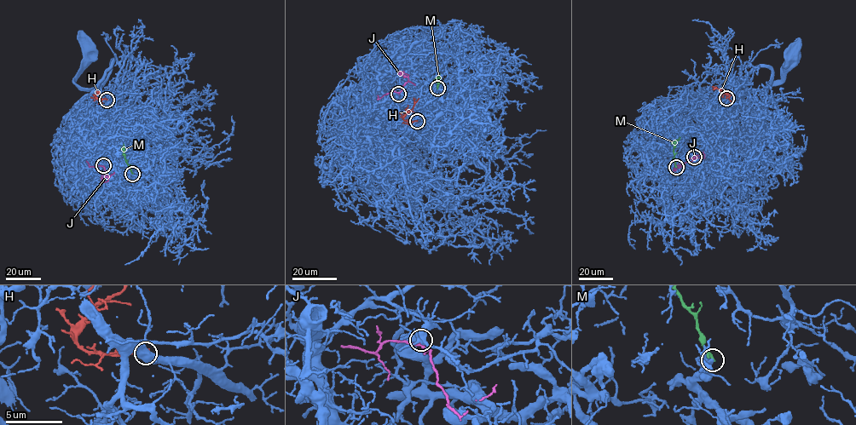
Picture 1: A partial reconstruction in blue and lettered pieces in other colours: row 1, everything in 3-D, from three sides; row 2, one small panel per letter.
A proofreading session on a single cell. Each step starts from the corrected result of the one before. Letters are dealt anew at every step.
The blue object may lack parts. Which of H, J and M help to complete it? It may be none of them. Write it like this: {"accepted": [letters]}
{"accepted": ["H"]}

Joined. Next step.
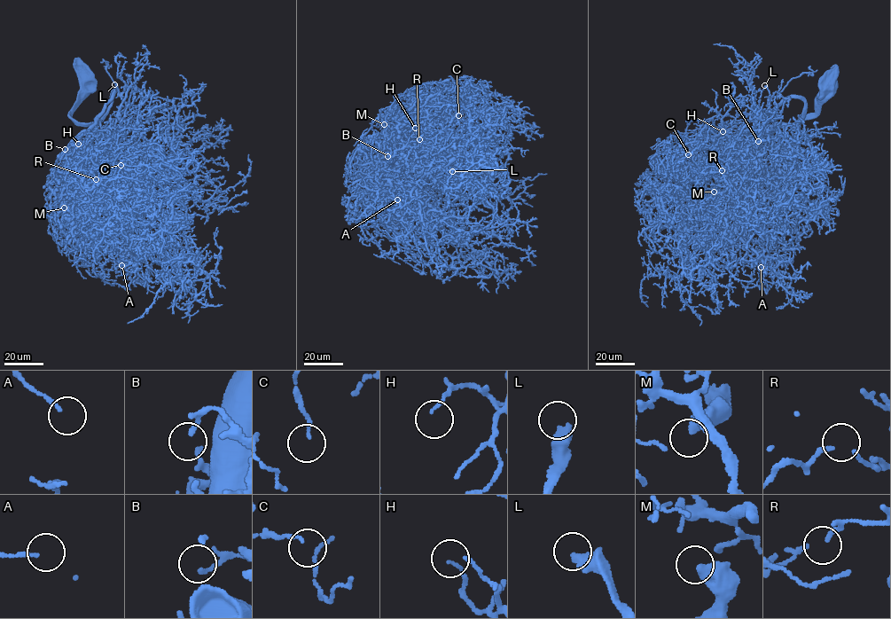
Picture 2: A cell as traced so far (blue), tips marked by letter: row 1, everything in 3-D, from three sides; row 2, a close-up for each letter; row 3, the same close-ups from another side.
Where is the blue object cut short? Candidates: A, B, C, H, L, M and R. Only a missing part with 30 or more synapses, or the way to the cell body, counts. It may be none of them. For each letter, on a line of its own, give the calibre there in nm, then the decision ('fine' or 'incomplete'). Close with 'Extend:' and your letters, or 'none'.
A: calibre 130 nm; fine
B: calibre 100 nm; fine
C: calibre 120 nm; incomplete
H: calibre 90 nm; fine
L: calibre 500 nm; incomplete
M: calibre 500 nm; fine
R: calibre 110 nm; fine
Extend: C, L

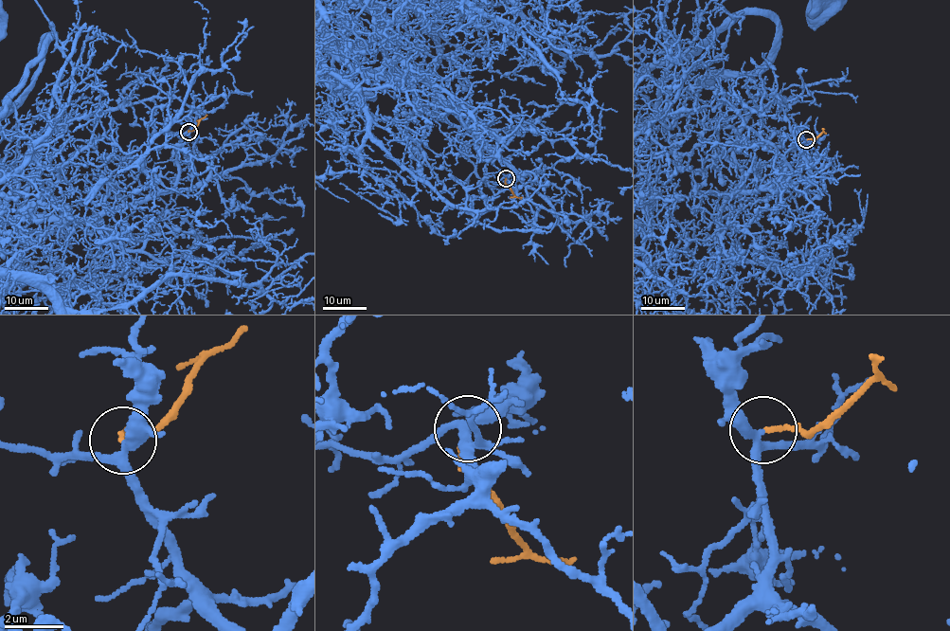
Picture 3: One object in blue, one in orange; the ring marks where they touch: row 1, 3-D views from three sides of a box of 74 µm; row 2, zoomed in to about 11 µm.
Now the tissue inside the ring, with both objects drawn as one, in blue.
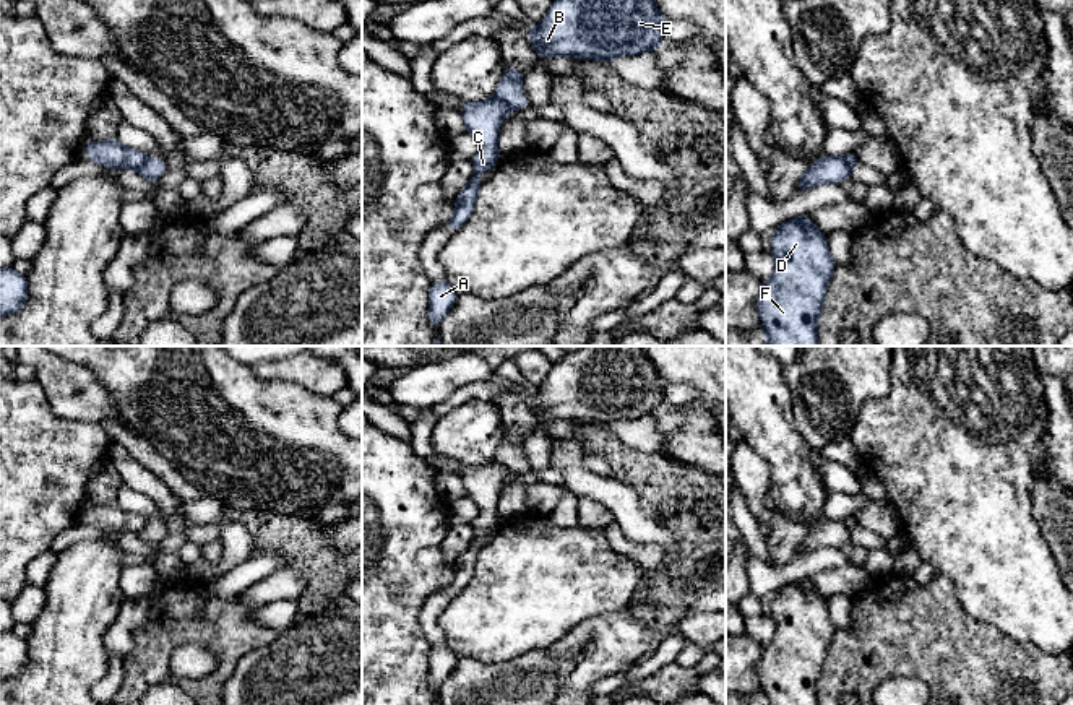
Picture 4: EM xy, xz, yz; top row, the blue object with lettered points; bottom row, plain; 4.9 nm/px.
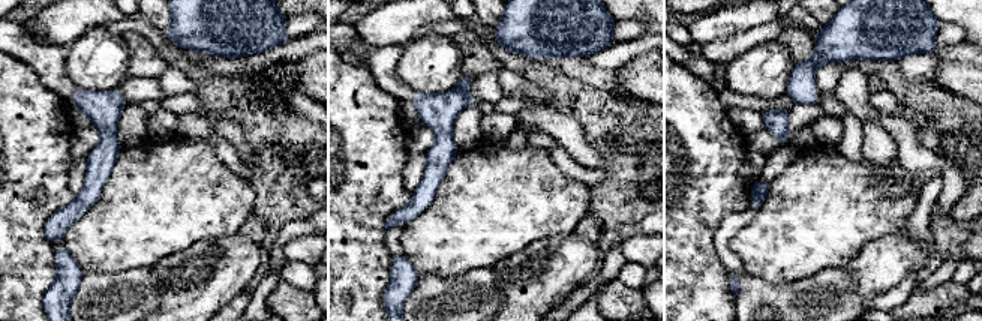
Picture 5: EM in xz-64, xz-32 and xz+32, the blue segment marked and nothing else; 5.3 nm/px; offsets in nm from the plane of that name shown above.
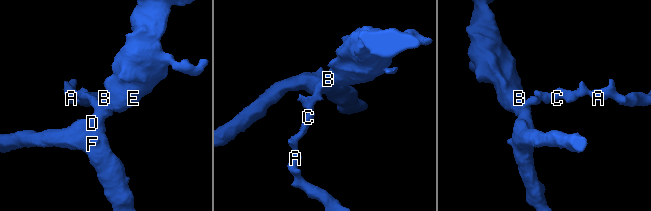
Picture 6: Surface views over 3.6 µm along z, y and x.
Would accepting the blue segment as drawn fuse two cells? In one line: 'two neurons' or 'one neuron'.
two neurons

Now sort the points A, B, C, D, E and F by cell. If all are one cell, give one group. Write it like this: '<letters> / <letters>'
A C / B D E F

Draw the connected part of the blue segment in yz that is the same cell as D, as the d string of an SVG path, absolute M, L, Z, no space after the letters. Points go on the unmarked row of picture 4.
M804 578L774 593L769 616L774 635L756 664L766 705L818 705L817 686L836 632L828 601Z

